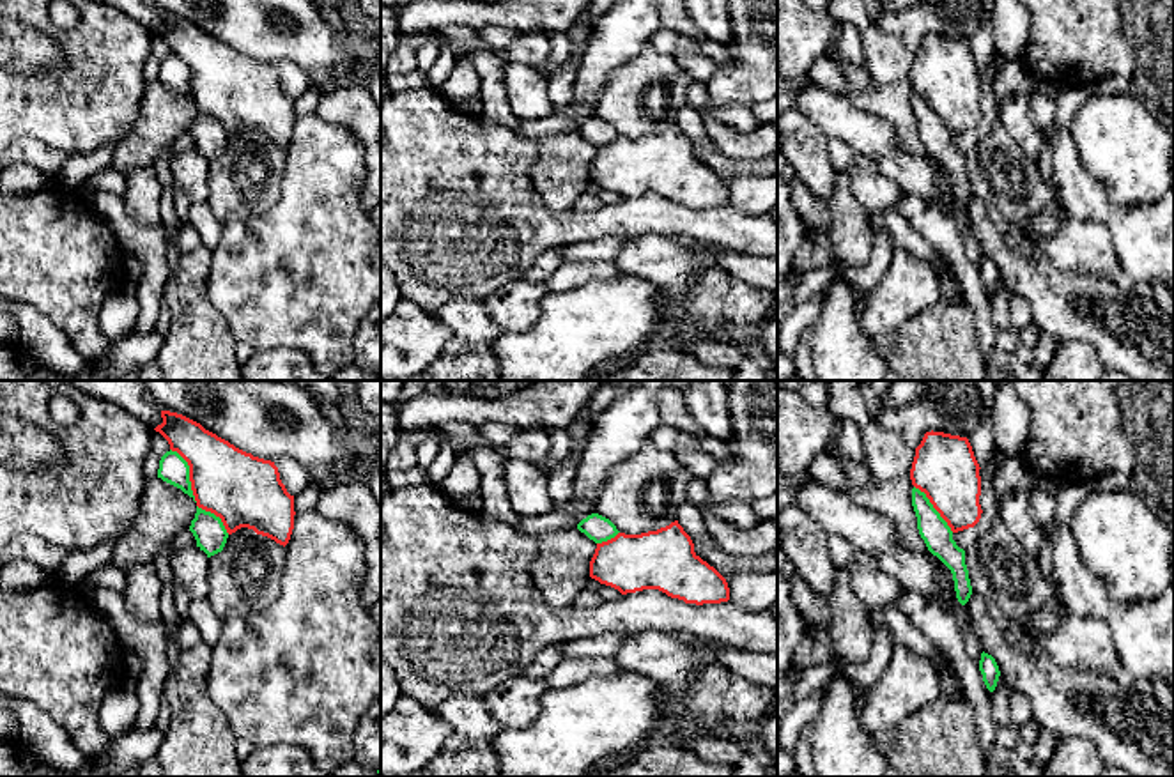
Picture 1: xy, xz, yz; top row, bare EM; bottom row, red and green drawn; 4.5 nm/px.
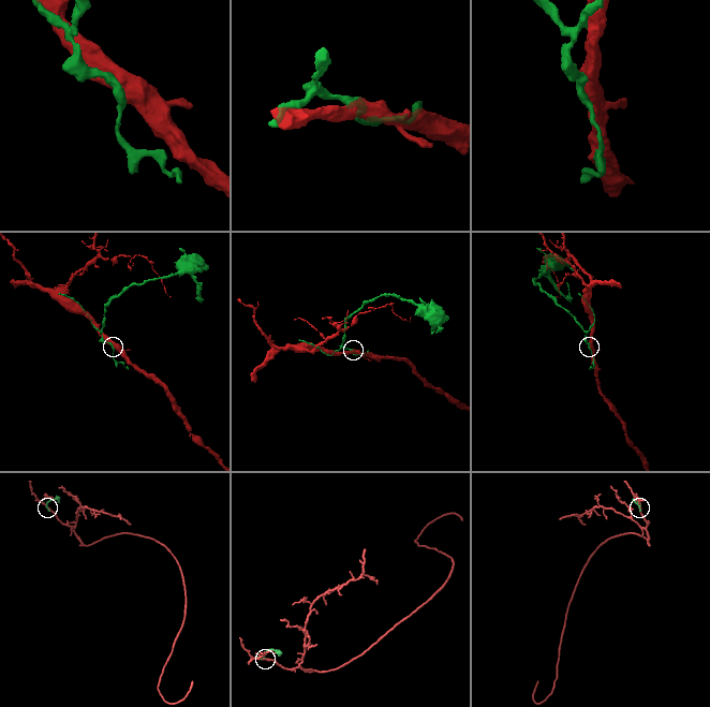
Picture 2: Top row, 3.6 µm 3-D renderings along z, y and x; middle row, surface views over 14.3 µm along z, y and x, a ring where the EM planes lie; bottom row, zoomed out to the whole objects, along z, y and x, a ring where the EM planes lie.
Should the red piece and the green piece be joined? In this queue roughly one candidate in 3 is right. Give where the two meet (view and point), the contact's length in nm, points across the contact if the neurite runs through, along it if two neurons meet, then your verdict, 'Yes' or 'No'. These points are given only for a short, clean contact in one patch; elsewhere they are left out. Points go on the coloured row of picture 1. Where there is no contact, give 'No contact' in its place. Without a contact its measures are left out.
Touches red at xy (190, 475). Shared border 280 nm. No

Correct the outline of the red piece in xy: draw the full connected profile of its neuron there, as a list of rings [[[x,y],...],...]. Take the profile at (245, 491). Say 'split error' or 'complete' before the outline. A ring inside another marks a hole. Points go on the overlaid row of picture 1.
complete | [[[161,411],[161,418],[154,430],[188,462],[197,506],[220,517],[228,535],[248,527],[285,547],[294,529],[294,496],[282,483],[274,462],[236,448],[182,414]]]

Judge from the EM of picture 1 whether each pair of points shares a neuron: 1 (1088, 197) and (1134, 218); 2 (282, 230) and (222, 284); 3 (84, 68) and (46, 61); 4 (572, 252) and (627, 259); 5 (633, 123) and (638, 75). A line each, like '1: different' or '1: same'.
1: same
2: same
3: different
4: different
5: same

